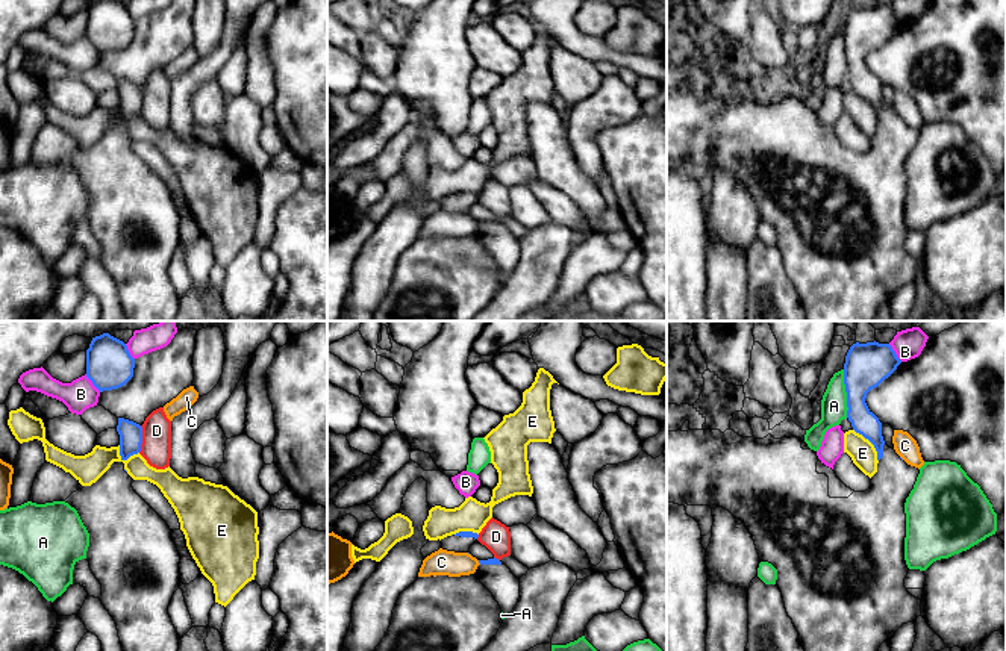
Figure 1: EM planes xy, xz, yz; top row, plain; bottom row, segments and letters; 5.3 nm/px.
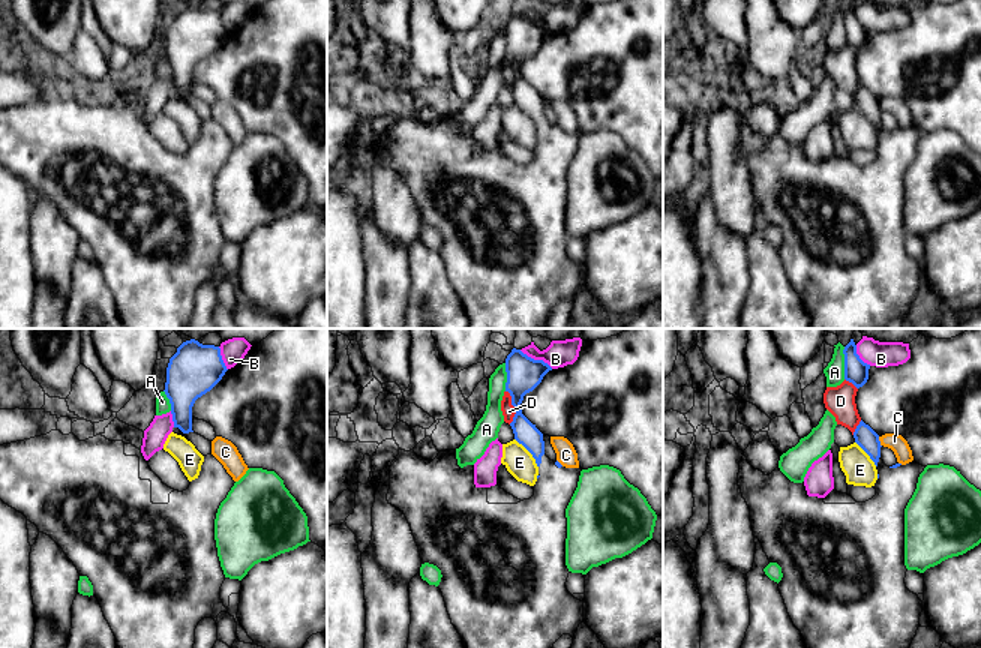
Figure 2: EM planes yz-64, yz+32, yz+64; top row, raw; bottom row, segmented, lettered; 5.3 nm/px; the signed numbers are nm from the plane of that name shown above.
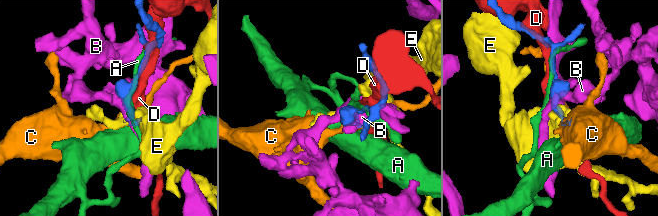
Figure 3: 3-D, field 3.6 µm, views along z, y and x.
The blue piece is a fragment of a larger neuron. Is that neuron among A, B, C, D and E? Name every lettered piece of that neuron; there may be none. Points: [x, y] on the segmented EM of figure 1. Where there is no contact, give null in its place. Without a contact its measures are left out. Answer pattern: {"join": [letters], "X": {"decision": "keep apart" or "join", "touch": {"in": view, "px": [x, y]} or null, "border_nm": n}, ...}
{"join": [], "A": {"decision": "keep apart", "touch": {"in": "yz", "px": [847, 394]}, "border_nm": 260}, "B": {"decision": "keep apart", "touch": {"in": "xy", "px": [93, 383]}, "border_nm": 130}, "C": {"decision": "keep apart", "touch": {"in": "xz", "px": [479, 562]}, "border_nm": 30}, "D": {"decision": "keep apart", "touch": {"in": "xy", "px": [141, 439]}, "border_nm": 140}, "E": {"decision": "keep apart", "touch": {"in": "yz", "px": [871, 442]}, "border_nm": 220}}

